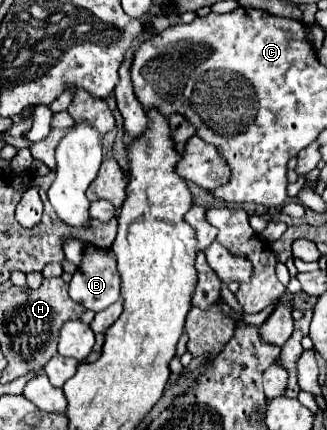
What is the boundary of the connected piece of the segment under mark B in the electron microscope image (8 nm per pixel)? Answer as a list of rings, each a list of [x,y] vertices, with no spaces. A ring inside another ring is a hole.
[[[92,247],[84,251],[84,261],[70,281],[70,297],[90,311],[106,309],[120,297],[120,273],[116,269],[116,261],[108,255],[108,249]]]

